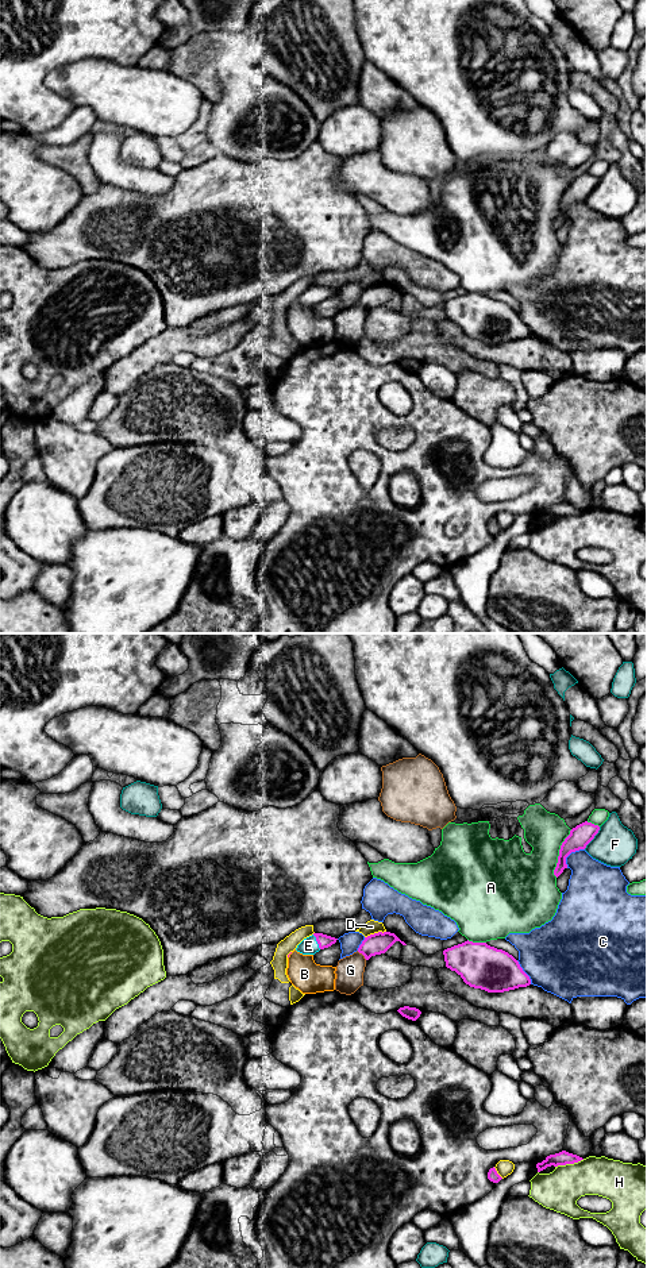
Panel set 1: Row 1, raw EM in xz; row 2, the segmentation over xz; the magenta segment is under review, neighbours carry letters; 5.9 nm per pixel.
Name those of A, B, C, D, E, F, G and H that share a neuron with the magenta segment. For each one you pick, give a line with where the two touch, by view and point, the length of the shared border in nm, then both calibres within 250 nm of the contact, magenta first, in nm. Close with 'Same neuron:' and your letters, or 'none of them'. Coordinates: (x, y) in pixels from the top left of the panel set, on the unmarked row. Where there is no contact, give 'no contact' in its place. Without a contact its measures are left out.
E: meets magenta in xz at (316, 292); contact 100 nm long; 80 nm thick on the magenta side, 100 nm on the other
Same neuron: E

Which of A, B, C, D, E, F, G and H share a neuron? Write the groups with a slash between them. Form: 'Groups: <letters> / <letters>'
Groups: A / B / C / D / E / F / G / H

